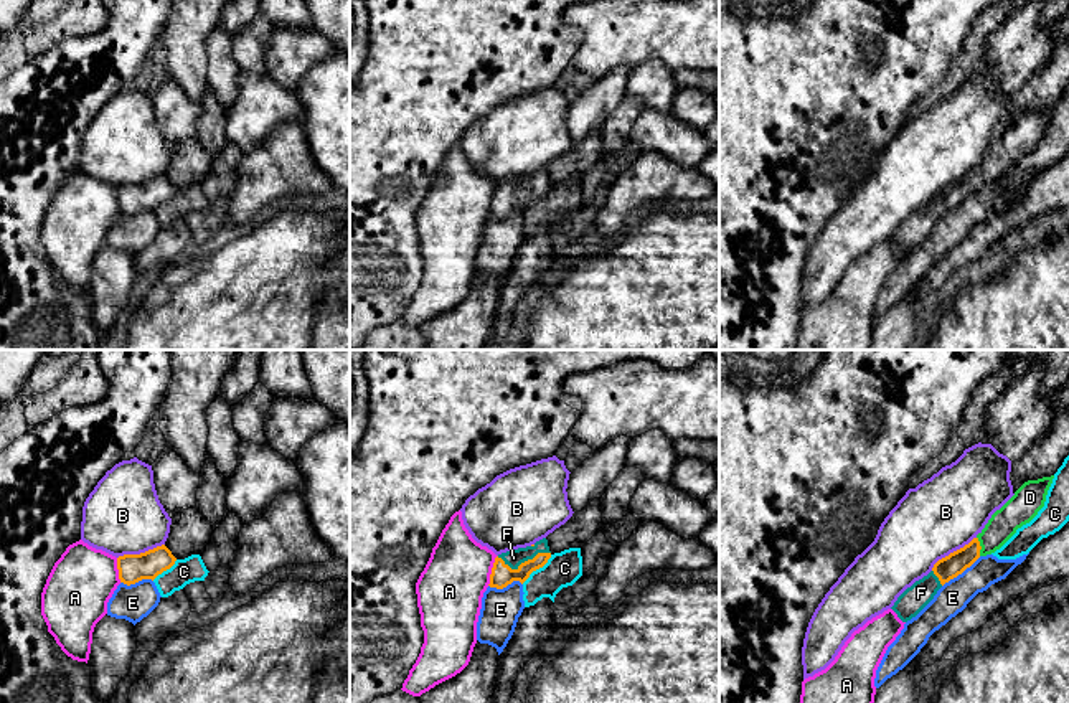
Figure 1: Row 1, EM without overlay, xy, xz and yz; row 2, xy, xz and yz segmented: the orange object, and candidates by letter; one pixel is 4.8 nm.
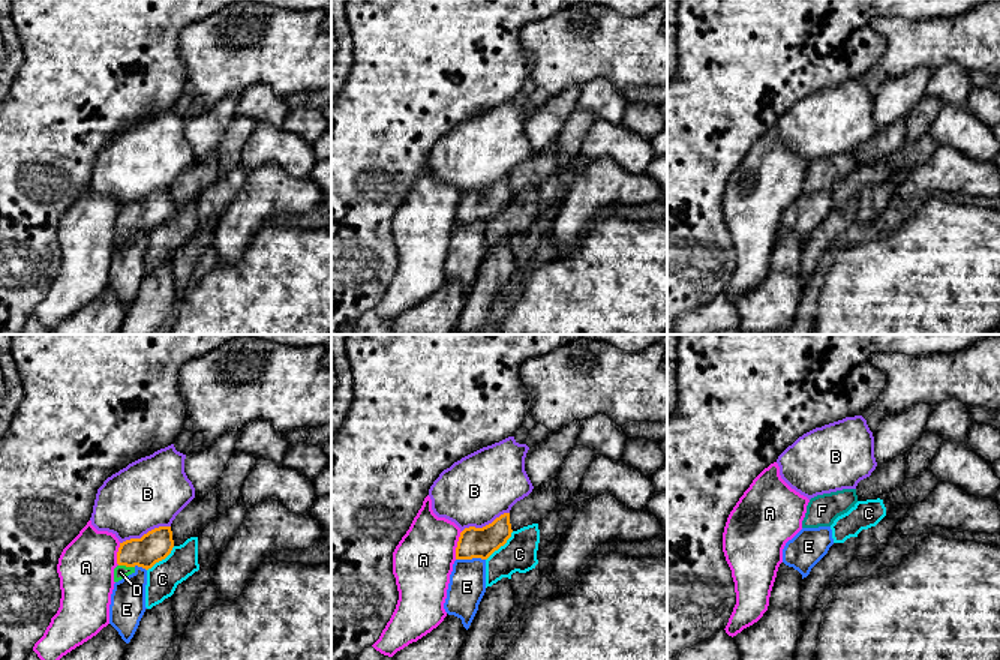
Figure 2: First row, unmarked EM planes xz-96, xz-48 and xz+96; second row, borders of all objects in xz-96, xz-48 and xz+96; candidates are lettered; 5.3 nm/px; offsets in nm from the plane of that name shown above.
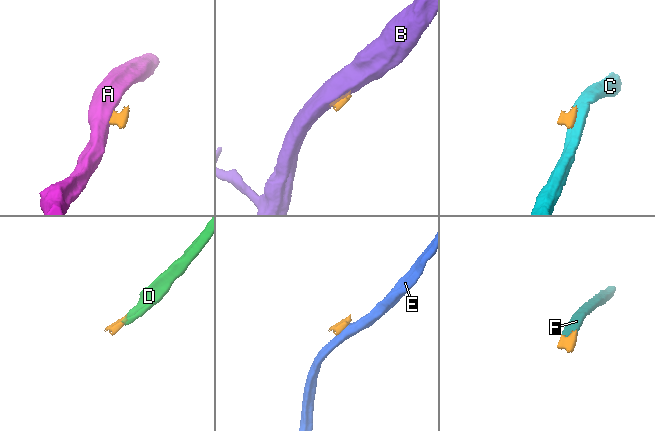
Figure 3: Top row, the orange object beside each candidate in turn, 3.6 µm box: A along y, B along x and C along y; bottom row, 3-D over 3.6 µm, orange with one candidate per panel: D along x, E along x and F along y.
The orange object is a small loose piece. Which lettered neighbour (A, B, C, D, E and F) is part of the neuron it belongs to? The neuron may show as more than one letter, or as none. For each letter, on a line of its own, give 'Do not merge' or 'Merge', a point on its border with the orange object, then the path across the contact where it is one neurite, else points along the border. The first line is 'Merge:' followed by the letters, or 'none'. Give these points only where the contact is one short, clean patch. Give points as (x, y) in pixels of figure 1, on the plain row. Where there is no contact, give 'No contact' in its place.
Merge: D, F
A: Do not merge. Touches orange at xz (492, 202). Boundary: xz (497, 187), (487, 215)
B: Do not merge. Touches orange at yz (954, 182)
C: Do not merge. Touches orange at xz (536, 198). Boundary: xz (551, 185), (522, 213)
D: Merge. Touches orange at yz (980, 177). Path across: yz (947, 198), (980, 177), (1017, 142)
E: Do not merge. Touches orange at yz (960, 203). Boundary: yz (980, 187), (942, 217)
F: Merge. Touches orange at xz (525, 192). Path across: xz (502, 205), (525, 192), (513, 188)

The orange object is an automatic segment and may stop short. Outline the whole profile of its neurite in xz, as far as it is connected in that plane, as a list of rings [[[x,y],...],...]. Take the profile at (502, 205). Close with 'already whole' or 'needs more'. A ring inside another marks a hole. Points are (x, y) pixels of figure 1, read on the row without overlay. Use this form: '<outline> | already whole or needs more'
[[[543,168],[533,177],[510,180],[495,188],[490,218],[503,219],[513,211],[521,215],[530,208],[530,205],[543,198],[551,188],[548,170]]] | needs more

